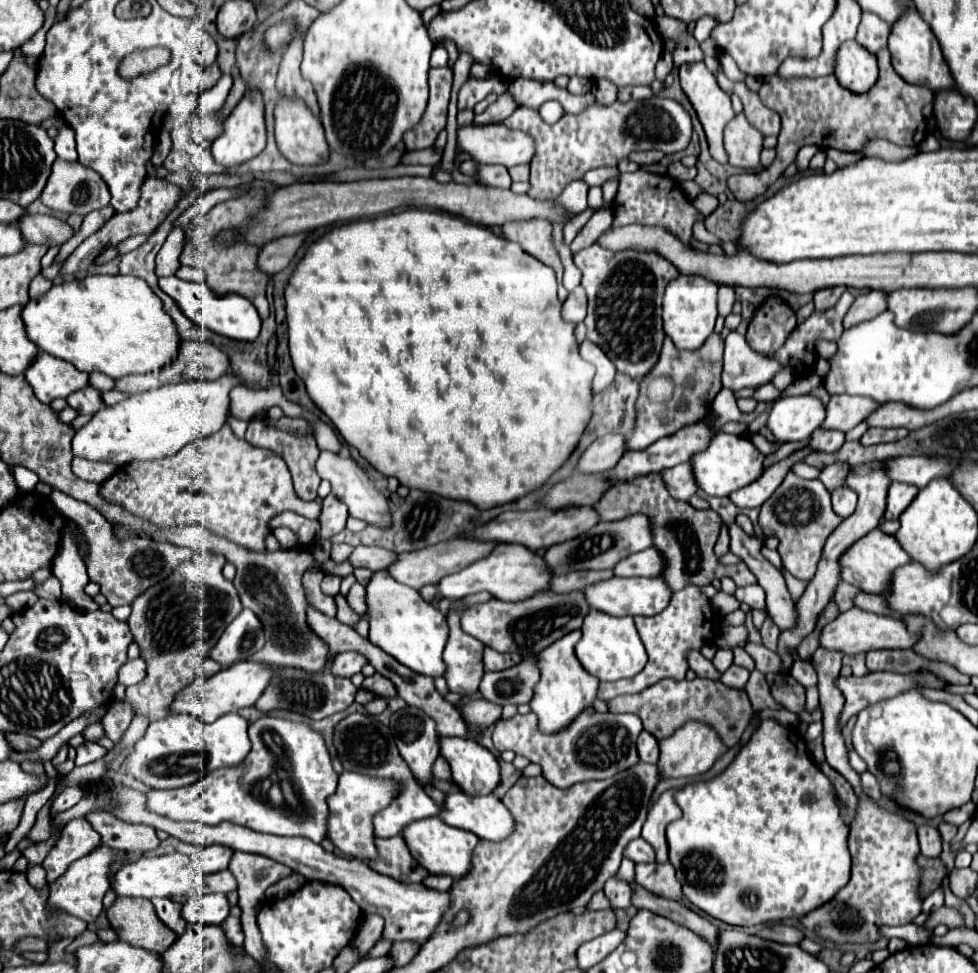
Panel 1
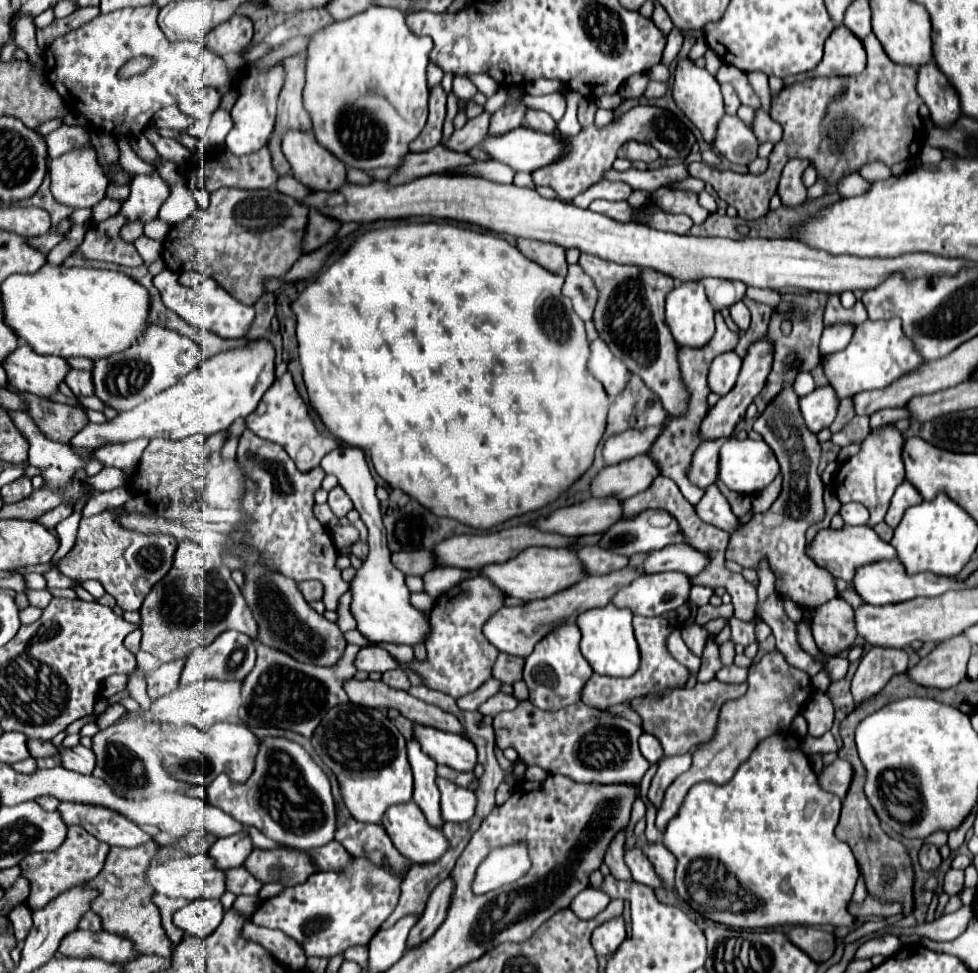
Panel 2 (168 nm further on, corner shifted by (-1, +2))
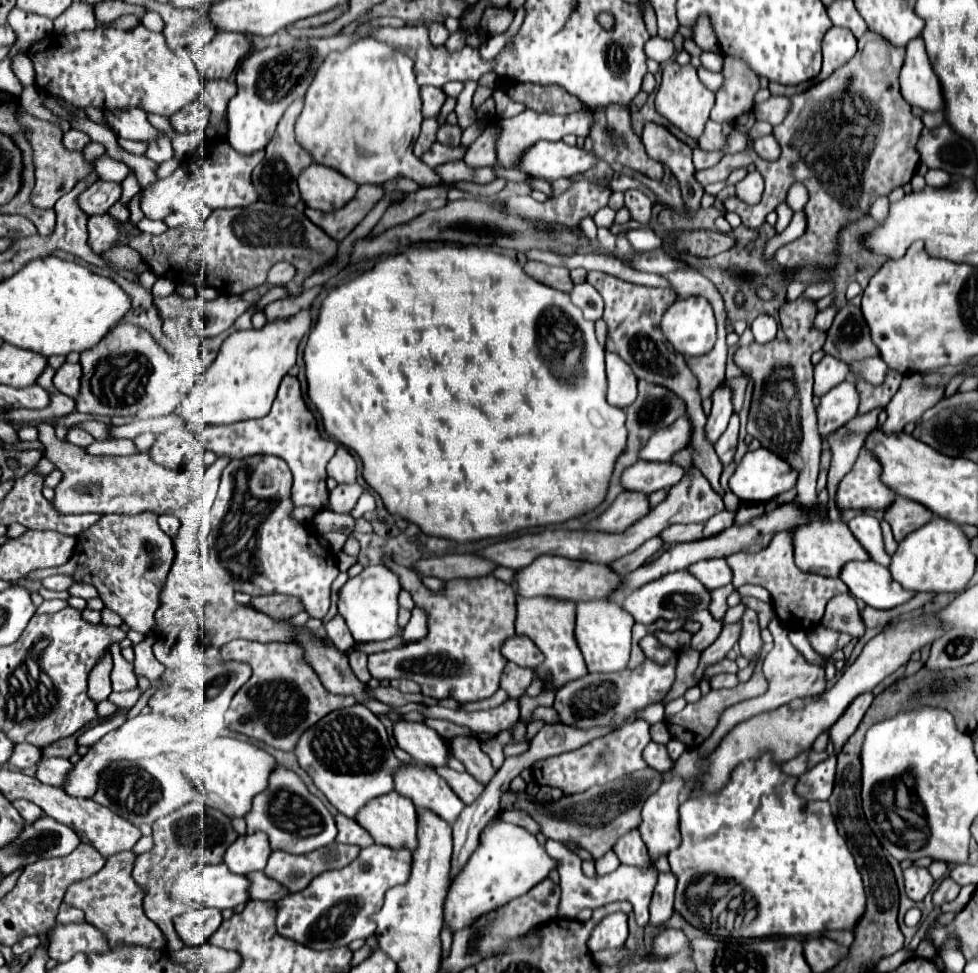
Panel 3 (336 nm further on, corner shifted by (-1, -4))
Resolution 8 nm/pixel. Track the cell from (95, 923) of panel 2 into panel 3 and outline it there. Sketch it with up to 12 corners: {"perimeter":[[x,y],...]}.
{"perimeter":[[62,903],[56,921],[78,923],[84,921],[80,909]]}

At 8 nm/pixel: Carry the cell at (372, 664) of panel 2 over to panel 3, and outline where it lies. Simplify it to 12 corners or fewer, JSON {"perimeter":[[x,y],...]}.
{"perimeter":[[386,559],[428,635],[374,653],[374,679],[434,699],[496,693],[514,589],[496,577],[430,591]]}

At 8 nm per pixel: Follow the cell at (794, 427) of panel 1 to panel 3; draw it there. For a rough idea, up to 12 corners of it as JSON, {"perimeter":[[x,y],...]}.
{"perimeter":[[854,381],[820,399],[818,433],[830,435],[858,413]]}

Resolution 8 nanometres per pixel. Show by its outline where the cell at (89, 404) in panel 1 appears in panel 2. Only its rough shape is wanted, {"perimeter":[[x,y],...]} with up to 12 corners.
{"perimeter":[[70,369],[64,383],[76,397],[94,393],[90,371]]}

